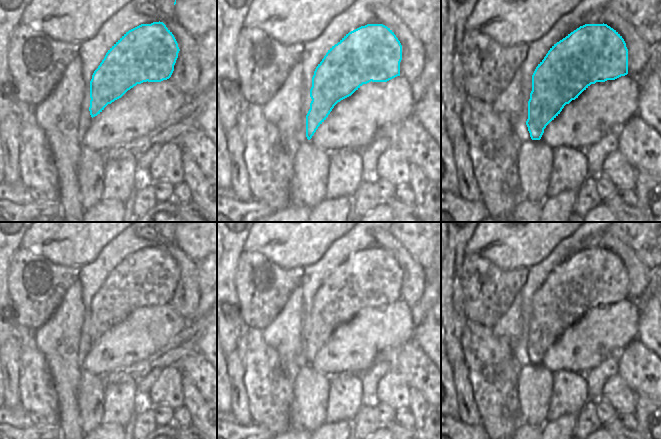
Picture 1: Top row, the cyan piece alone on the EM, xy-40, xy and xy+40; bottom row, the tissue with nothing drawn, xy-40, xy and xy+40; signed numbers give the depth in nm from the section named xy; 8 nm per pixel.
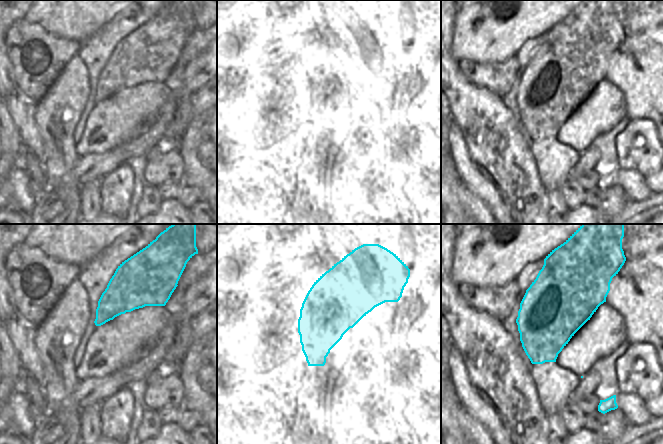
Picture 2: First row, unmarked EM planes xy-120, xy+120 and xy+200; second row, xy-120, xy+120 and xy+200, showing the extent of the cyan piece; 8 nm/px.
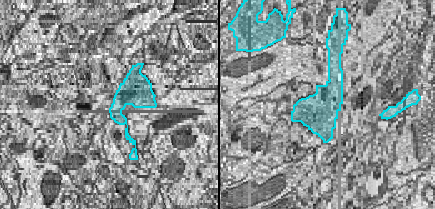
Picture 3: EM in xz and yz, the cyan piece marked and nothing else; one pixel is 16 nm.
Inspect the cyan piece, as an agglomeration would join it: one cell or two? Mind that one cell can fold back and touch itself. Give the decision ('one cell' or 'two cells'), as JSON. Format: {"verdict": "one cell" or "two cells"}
{"verdict": "two cells"}

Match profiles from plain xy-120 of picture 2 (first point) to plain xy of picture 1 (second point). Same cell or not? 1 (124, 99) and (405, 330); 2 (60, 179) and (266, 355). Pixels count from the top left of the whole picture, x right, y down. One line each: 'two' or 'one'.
1: one
2: two

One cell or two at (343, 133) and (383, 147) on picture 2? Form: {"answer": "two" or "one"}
{"answer": "two"}

